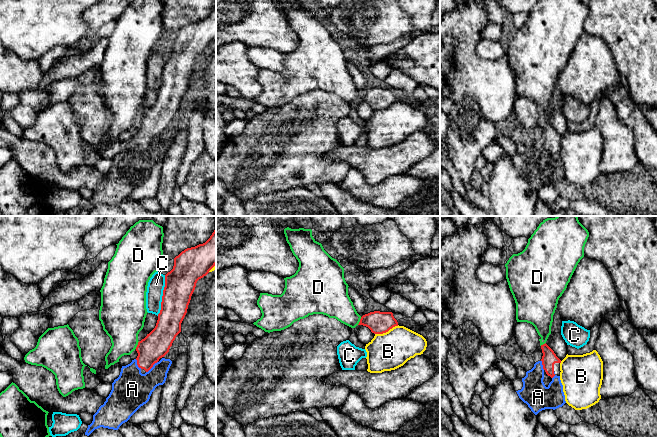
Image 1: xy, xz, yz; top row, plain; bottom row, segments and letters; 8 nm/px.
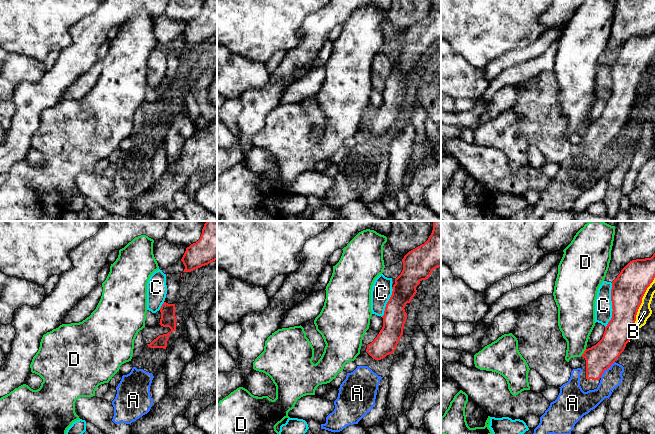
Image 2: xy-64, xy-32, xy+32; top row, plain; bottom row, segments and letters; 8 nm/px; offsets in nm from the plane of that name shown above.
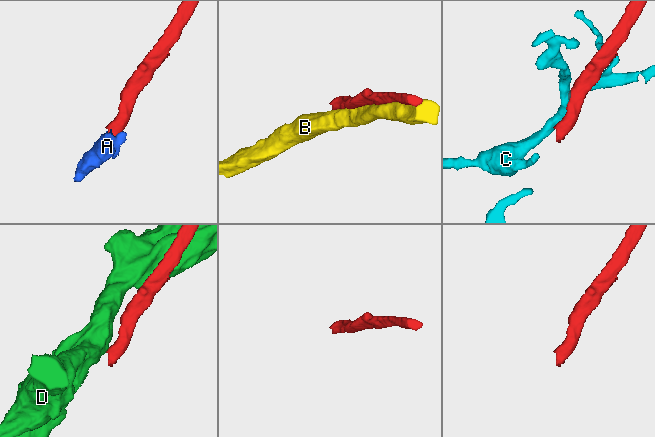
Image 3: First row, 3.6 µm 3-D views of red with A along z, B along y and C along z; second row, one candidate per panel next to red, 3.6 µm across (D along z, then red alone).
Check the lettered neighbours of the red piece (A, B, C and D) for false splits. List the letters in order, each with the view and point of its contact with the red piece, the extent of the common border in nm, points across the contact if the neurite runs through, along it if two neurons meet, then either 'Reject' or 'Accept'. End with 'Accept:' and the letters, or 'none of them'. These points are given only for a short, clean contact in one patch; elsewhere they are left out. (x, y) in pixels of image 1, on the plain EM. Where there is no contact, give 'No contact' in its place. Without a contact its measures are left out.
A: Touches red at xy (151, 143). Shared border 130 nm. Path across: xy (156, 120), (151, 125), (151, 143), (151, 148), (132, 165). Accept
B: Touches red at xz (386, 107). Shared border 200 nm. Reject
C: Touches red at xy (163, 71). Shared border 340 nm. Boundary: xy (165, 51), (161, 85), (157, 91). Reject
D: Touches red at xy (137, 121). Shared border 70 nm. Boundary: xy (139, 117), (135, 124). Reject
Accept: A

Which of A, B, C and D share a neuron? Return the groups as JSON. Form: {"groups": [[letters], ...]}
{"groups": [["A"], ["B"], ["C"], ["D"]]}

